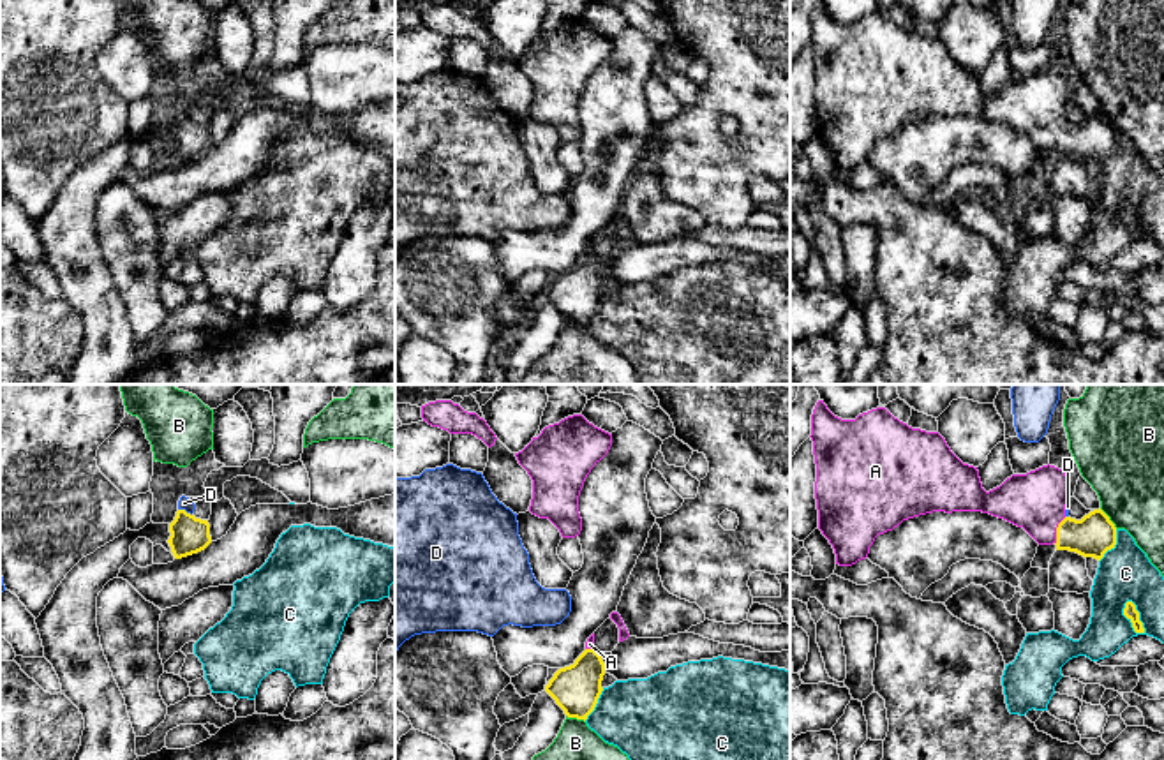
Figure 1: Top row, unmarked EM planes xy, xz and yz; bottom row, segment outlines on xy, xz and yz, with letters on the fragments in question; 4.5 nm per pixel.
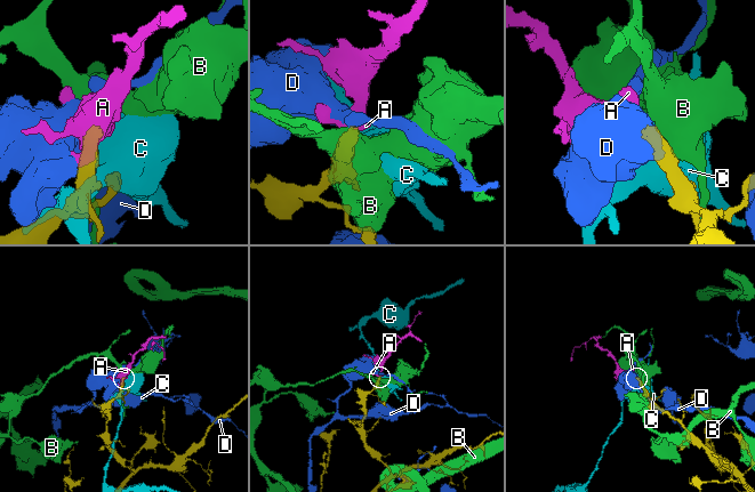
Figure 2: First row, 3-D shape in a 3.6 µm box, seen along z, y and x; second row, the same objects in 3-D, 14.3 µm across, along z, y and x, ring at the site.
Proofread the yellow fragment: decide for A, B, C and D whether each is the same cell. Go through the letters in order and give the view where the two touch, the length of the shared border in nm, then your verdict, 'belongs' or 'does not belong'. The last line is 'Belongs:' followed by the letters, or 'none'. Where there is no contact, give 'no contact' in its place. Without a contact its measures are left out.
A: yz | 140 nm | belongs
B: yz | 130 nm | does not belong
C: yz | 180 nm | does not belong
D: xy | 70 nm | does not belong
Belongs: A

